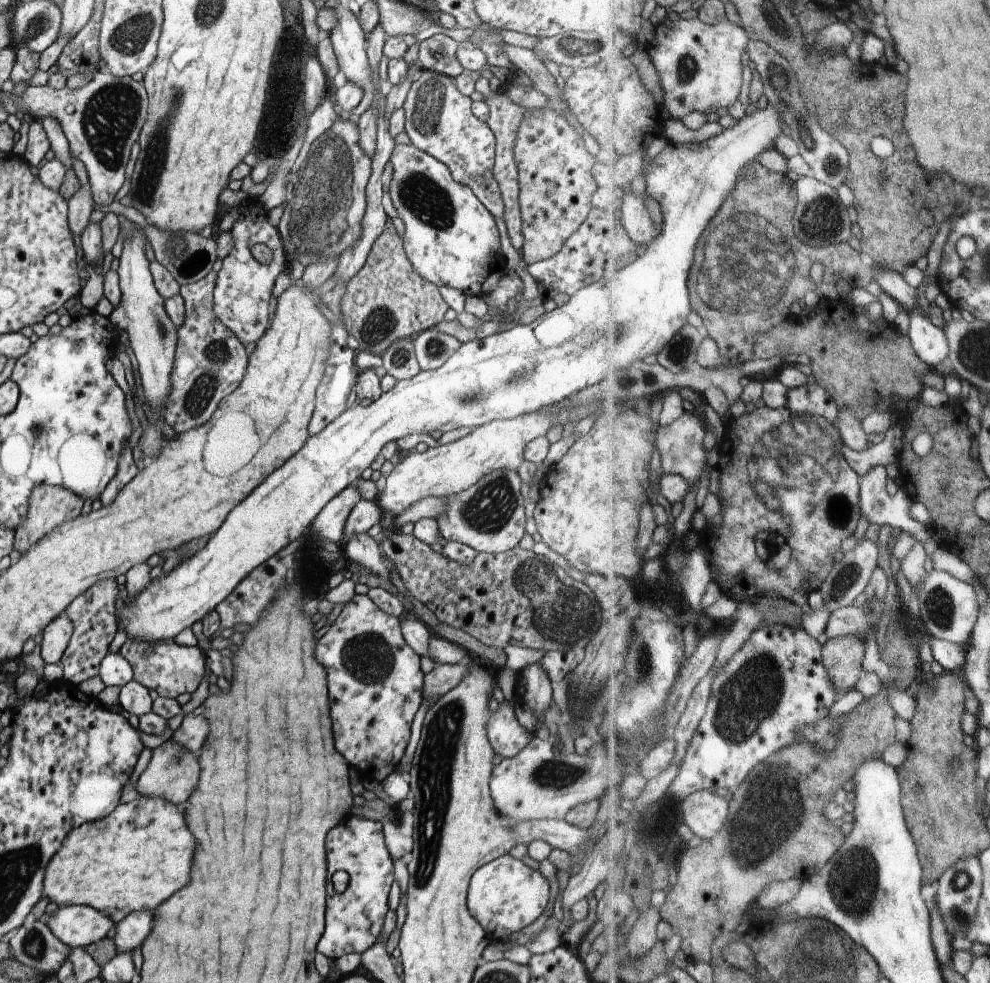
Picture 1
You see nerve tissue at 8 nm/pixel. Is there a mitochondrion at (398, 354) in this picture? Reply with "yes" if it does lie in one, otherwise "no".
yes

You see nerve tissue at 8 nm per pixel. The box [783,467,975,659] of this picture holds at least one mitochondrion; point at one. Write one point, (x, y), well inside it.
(939, 605)

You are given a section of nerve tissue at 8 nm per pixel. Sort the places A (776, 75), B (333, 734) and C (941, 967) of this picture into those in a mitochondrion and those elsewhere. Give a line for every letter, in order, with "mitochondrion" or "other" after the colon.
A: mitochondrion
B: other
C: other

